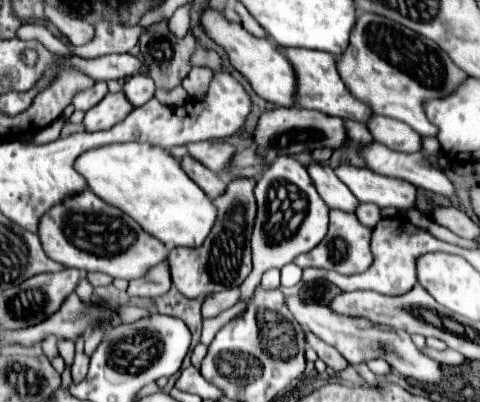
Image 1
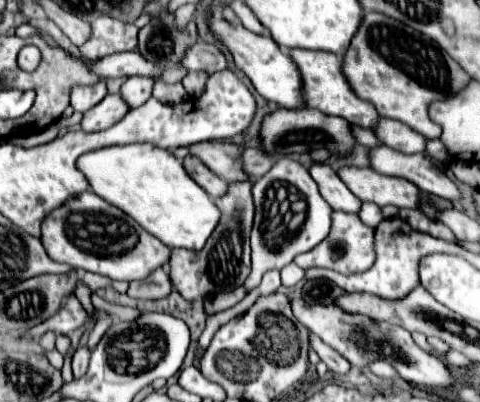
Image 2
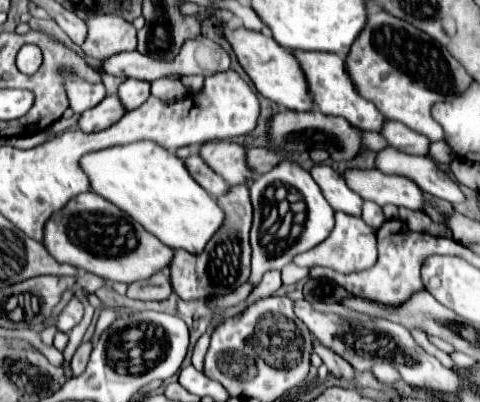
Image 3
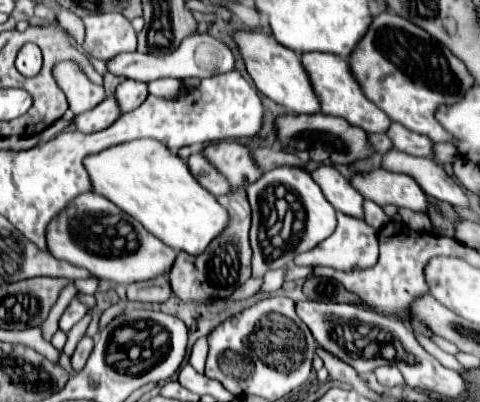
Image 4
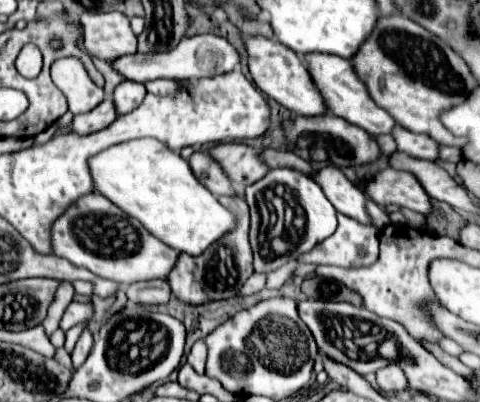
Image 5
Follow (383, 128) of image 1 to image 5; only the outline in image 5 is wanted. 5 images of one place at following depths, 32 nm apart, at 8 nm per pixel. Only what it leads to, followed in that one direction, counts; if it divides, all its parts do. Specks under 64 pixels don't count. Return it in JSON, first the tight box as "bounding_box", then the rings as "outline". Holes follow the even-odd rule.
{"bounding_box":[392,124,438,160],"outline":[[[396,124],[396,128],[392,130],[392,138],[400,152],[406,152],[414,158],[424,158],[424,160],[438,158],[438,144],[426,134],[412,134],[400,124]]]}

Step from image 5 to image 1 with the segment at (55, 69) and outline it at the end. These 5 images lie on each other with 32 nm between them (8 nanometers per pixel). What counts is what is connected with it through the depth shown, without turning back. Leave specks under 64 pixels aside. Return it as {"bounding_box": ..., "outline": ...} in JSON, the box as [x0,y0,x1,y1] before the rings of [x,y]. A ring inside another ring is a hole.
{"bounding_box":[72,82,108,112],"outline":[[[96,82],[92,88],[78,92],[78,94],[74,96],[72,104],[74,104],[76,110],[84,110],[84,112],[86,112],[86,110],[90,110],[94,104],[98,104],[98,102],[106,96],[106,92],[108,92],[106,82]]]}

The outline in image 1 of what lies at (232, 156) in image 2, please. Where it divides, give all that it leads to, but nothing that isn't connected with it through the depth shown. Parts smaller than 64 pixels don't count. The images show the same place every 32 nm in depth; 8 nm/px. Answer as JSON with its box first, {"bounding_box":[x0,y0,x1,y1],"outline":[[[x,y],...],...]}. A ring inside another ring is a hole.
{"bounding_box":[186,140,236,172],"outline":[[[216,140],[186,144],[186,148],[192,158],[200,160],[212,172],[224,172],[224,168],[228,168],[228,164],[236,152],[234,146],[230,146],[226,142],[216,142]]]}

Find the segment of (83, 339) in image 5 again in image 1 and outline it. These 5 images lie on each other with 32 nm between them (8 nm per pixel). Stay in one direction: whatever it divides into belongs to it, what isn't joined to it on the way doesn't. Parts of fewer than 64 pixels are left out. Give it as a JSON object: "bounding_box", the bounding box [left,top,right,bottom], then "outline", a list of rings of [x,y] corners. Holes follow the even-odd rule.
{"bounding_box":[70,346,88,382],"outline":[[[78,346],[78,350],[76,350],[76,358],[74,358],[74,364],[72,364],[70,372],[72,372],[72,382],[84,380],[86,372],[88,372],[88,356],[84,354],[82,346]]]}

